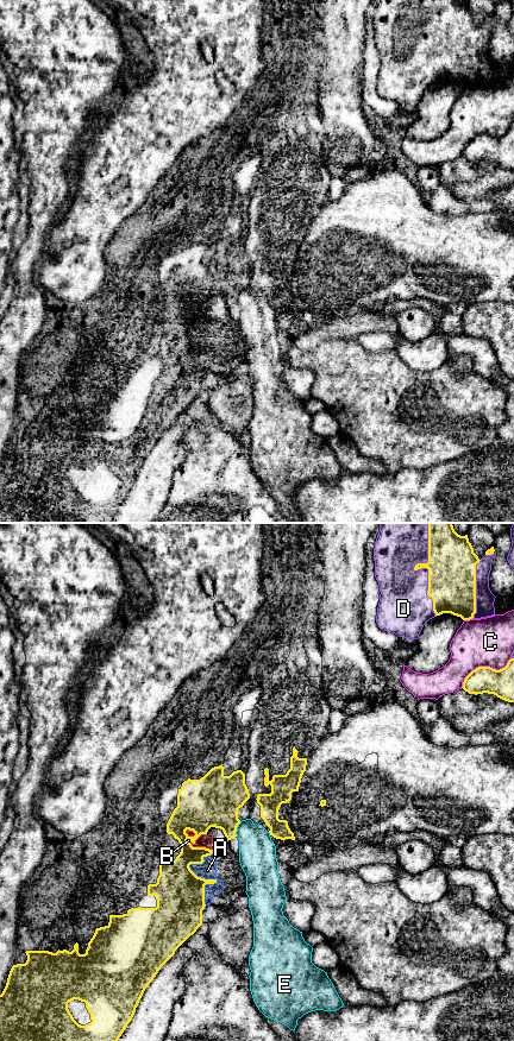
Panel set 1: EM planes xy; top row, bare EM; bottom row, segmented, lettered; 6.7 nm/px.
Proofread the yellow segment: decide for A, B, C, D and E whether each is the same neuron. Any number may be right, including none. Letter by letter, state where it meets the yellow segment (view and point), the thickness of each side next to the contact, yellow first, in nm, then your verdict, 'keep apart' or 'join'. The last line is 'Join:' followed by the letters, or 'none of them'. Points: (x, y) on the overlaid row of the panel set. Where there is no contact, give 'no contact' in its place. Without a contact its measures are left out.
A: meets yellow in xy at (204, 878); 320 nm thick on the yellow side, 120 nm on the other; keep apart
B: meets yellow in xy at (194, 847); 280 nm thick on the yellow side, 90 nm on the other; keep apart
C: meets yellow in xy at (484, 667); 180 nm thick on the yellow side, 340 nm on the other; keep apart
D: meets yellow in xy at (418, 568); 320 nm thick on the yellow side, 360 nm on the other; join
E: meets yellow in xy at (236, 828); 360 nm thick on the yellow side, 260 nm on the other; keep apart
Join: D

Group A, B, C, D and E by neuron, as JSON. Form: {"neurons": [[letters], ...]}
{"neurons": [["A", "B"], ["C"], ["D"], ["E"]]}

